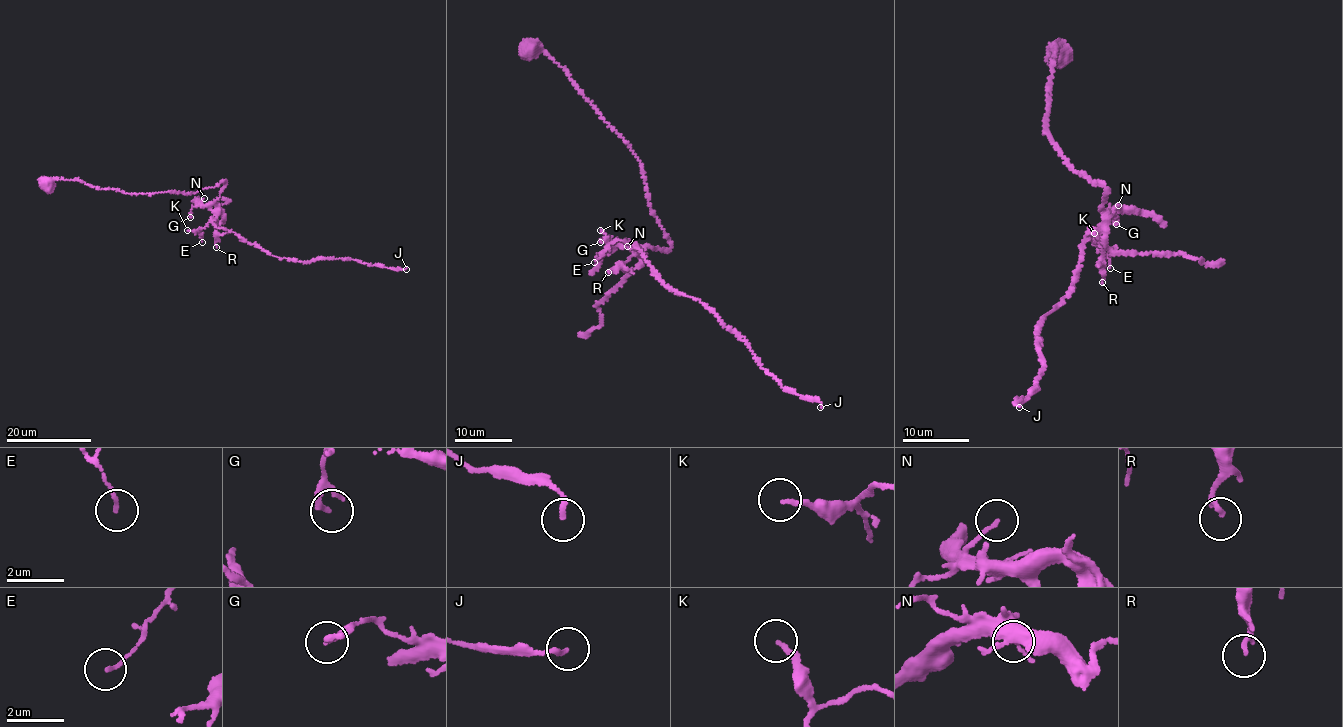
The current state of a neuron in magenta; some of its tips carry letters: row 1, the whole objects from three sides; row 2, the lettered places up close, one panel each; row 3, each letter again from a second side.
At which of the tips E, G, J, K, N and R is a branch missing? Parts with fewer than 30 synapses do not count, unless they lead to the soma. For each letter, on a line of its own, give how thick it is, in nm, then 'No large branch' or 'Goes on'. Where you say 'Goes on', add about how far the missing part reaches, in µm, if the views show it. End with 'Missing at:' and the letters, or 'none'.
E: Thickness 110 nm. No large branch
G: Thickness 190 nm. No large branch
J: Thickness 150 nm. No large branch
K: Thickness 160 nm. No large branch
N: Thickness 140 nm. No large branch
R: Thickness 170 nm. No large branch
Missing at: none

